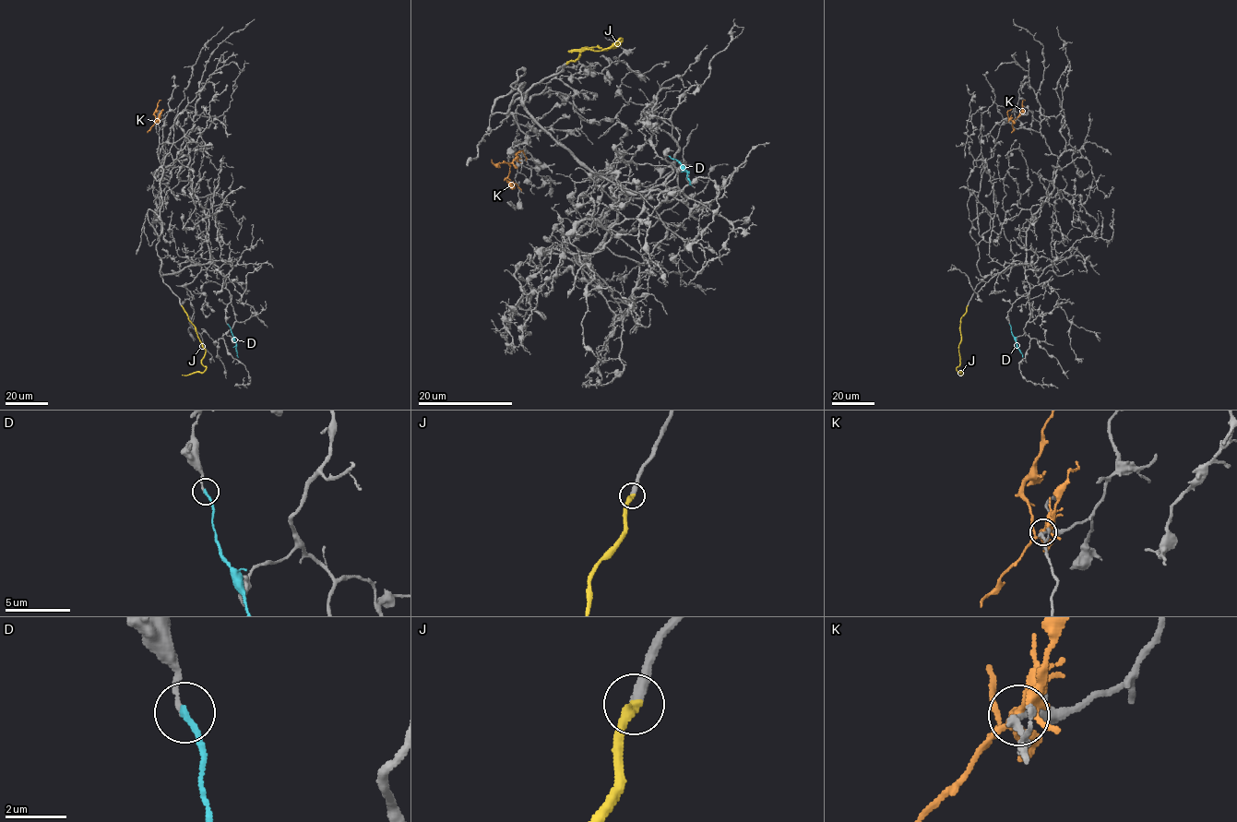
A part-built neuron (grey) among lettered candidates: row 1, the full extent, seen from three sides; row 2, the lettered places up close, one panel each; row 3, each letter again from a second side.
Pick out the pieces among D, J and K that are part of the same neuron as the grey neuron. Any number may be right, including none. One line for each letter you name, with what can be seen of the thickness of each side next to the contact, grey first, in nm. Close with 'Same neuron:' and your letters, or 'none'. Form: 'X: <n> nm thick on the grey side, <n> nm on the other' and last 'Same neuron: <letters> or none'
J: 400 nm thick on the grey side, 320 nm on the other
Same neuron: J

